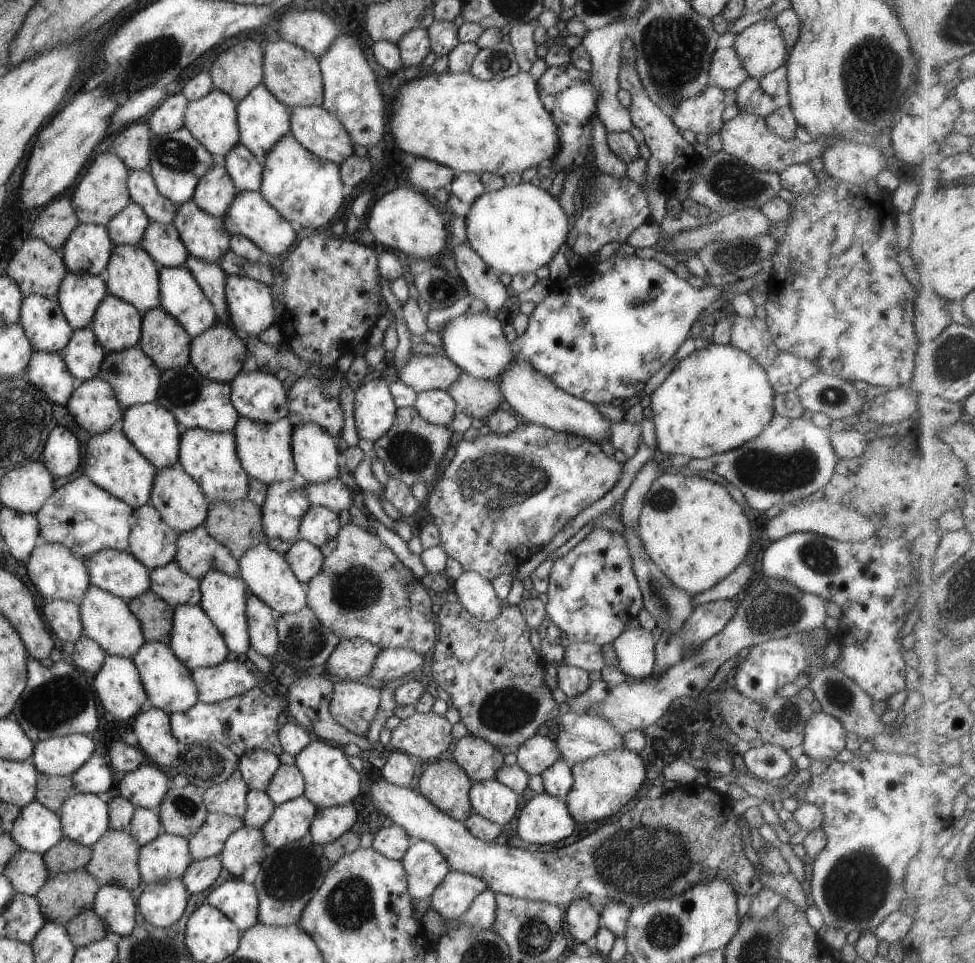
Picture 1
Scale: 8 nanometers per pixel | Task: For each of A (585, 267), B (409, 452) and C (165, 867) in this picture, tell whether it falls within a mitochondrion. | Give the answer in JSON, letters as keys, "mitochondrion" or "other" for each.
{"A":"other","B":"mitochondrion","C":"other"}

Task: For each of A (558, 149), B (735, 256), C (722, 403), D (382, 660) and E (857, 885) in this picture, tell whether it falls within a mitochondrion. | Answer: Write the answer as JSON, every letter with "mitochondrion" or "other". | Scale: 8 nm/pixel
{"A":"other","B":"mitochondrion","C":"other","D":"other","E":"mitochondrion"}

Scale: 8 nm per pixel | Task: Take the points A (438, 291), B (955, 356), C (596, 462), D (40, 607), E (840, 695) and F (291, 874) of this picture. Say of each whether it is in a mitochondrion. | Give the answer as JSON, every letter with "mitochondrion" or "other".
{"A":"mitochondrion","B":"mitochondrion","C":"other","D":"other","E":"mitochondrion","F":"mitochondrion"}

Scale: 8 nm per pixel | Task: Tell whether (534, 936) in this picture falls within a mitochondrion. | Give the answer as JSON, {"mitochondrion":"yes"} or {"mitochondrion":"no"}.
{"mitochondrion":"yes"}

